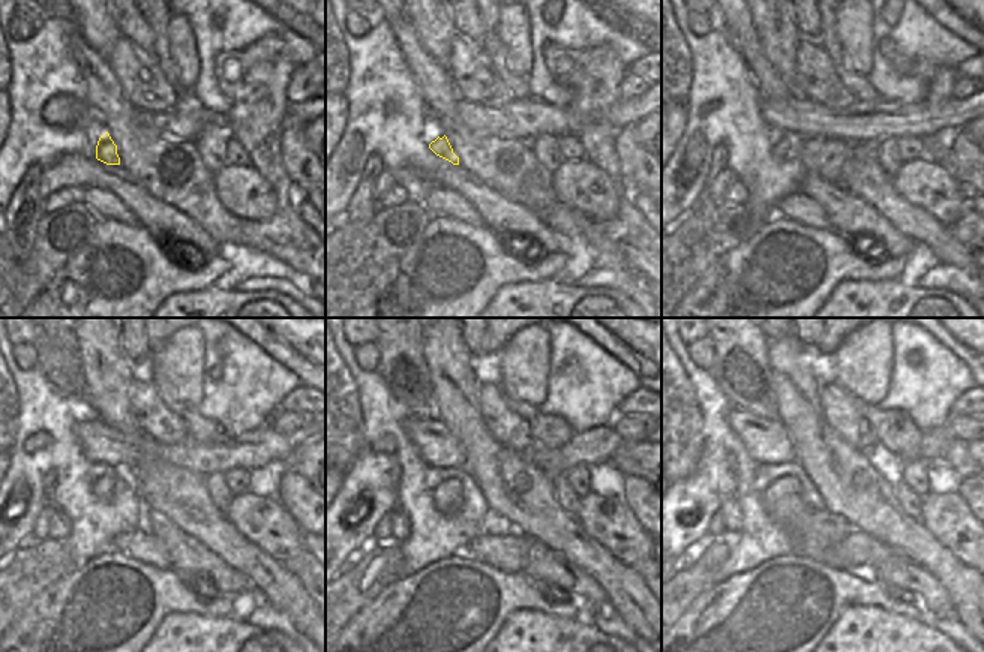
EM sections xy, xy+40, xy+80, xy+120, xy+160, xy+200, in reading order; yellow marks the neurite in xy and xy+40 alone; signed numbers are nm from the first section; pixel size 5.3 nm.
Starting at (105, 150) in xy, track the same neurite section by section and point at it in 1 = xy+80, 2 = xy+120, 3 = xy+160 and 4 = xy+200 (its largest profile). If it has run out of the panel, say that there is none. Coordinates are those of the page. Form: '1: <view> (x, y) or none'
1: xy+80 (779, 149)
2: xy+120 (104, 487)
3: xy+160 (447, 496)
4: xy+200 (815, 531)

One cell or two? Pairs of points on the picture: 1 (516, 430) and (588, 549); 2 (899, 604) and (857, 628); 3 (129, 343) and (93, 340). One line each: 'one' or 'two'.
1: two
2: two
3: two

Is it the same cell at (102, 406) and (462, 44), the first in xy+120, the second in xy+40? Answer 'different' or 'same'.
different

